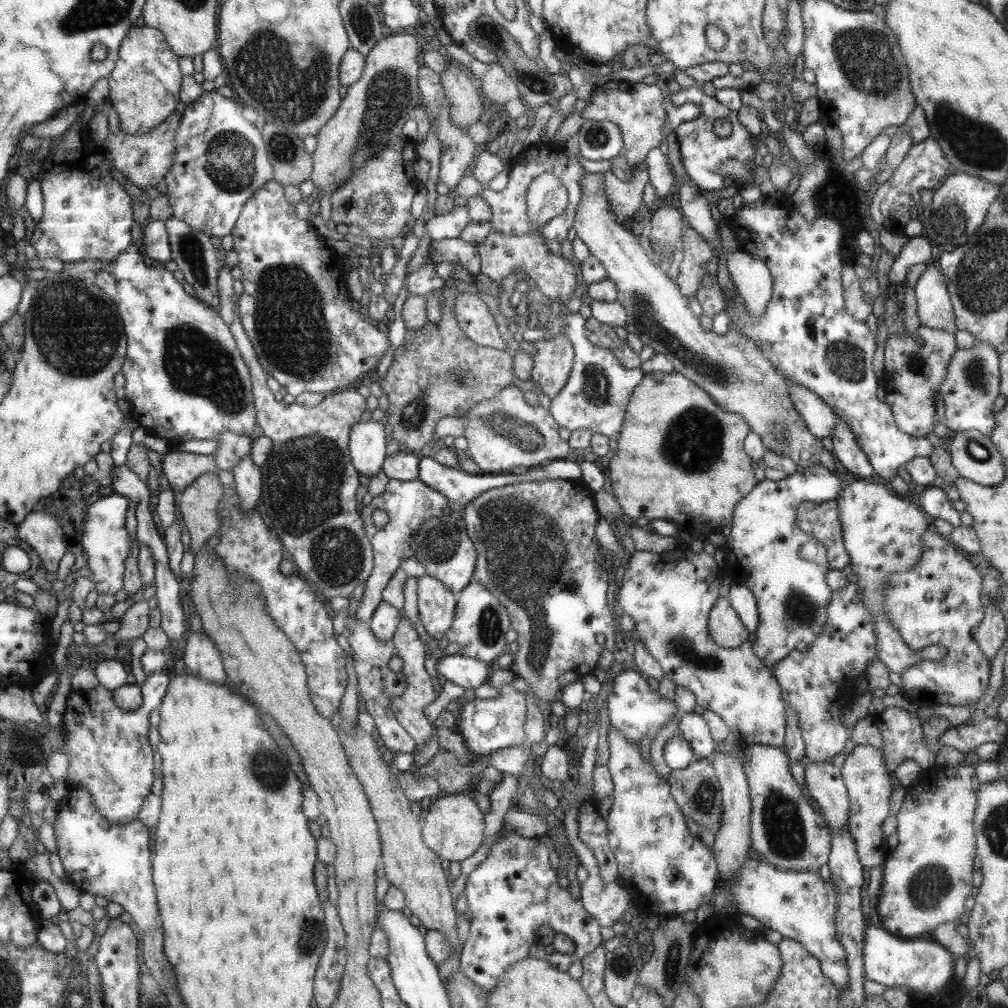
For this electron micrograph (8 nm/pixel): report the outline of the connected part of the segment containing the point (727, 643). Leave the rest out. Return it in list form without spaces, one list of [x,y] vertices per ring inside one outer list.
[[[722,597],[714,603],[709,615],[709,630],[710,636],[724,648],[738,648],[750,636],[728,597]]]

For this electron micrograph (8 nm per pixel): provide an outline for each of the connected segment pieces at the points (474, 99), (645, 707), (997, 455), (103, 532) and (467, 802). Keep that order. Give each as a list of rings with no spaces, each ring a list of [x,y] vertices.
[[[449,60],[441,82],[450,100],[450,120],[458,128],[468,128],[480,121],[483,112],[482,94],[475,78],[461,65]]]
[[[631,668],[615,676],[613,689],[608,695],[608,711],[611,725],[622,731],[633,744],[639,744],[645,735],[649,736],[652,743],[656,734],[673,718],[673,714],[682,713],[675,700],[662,698],[659,690],[654,690],[648,684],[646,677]]]
[[[978,430],[949,436],[949,453],[958,476],[986,486],[996,486],[1006,478],[1001,451],[990,437]]]
[[[114,493],[101,498],[87,510],[84,552],[88,557],[88,567],[93,572],[92,578],[98,583],[102,594],[118,594],[125,589],[126,559],[130,556],[130,540],[126,532],[126,510],[128,497]]]
[[[469,792],[434,798],[423,822],[425,824],[426,846],[444,860],[461,863],[486,844],[485,814],[482,813],[476,796]]]

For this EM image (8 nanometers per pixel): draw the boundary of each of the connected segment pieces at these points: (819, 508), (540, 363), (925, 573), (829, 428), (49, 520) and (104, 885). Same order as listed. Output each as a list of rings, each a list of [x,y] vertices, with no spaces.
[[[834,500],[823,503],[806,501],[797,509],[797,526],[822,541],[828,549],[828,561],[832,570],[846,571],[850,555],[845,548],[844,528],[838,503]]]
[[[566,331],[556,337],[534,341],[531,379],[537,383],[550,400],[569,383],[576,352]]]
[[[926,529],[922,535],[922,553],[914,567],[886,577],[886,618],[890,618],[894,628],[901,633],[902,640],[913,651],[920,651],[932,645],[942,645],[946,649],[946,656],[942,660],[921,660],[901,674],[903,687],[900,692],[908,695],[912,703],[917,704],[919,708],[939,704],[974,705],[988,688],[991,663],[988,663],[985,652],[976,638],[976,630],[985,618],[985,608],[982,607],[982,575],[967,557],[935,529]]]
[[[788,381],[790,386],[790,396],[793,397],[794,405],[797,406],[798,412],[809,426],[809,430],[819,439],[832,436],[834,426],[838,423],[838,418],[832,407],[824,402],[815,392],[808,388]]]
[[[34,512],[21,525],[21,537],[30,544],[52,572],[60,572],[60,562],[68,554],[66,530],[58,518],[48,512]]]
[[[69,782],[69,795],[58,808],[56,827],[57,845],[59,855],[63,860],[68,878],[83,892],[89,892],[95,896],[106,896],[110,901],[124,906],[125,911],[132,916],[136,926],[144,931],[150,931],[156,927],[156,892],[152,878],[150,878],[150,866],[153,866],[152,852],[150,852],[150,832],[140,820],[130,823],[112,823],[108,817],[98,811],[98,805],[94,801],[93,793],[83,786],[77,786]]]

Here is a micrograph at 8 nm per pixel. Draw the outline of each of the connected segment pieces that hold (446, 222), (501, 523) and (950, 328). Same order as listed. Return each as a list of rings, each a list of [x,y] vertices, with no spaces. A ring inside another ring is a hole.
[[[456,205],[443,215],[435,215],[426,221],[426,232],[432,240],[460,238],[466,225],[471,222],[467,205]]]
[[[560,478],[508,484],[476,496],[466,504],[464,518],[461,519],[465,521],[466,528],[470,528],[470,536],[478,540],[478,580],[475,582],[488,588],[509,611],[511,629],[518,633],[520,646],[509,668],[516,677],[526,680],[547,713],[556,700],[556,692],[560,690],[560,674],[593,674],[600,662],[602,649],[614,648],[616,624],[606,598],[608,574],[602,572],[596,562],[596,552],[600,548],[594,538],[598,512],[590,490],[582,481],[568,482]],[[598,634],[604,634],[604,646],[596,641]]]
[[[929,264],[914,290],[918,300],[920,326],[956,334],[956,316],[941,269]]]

